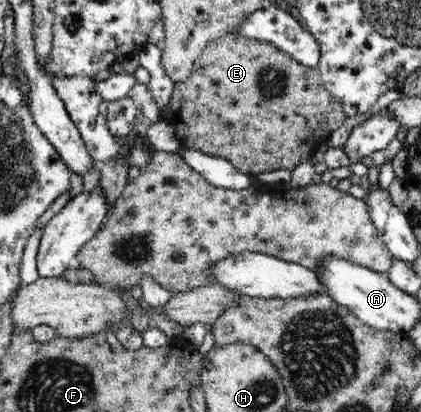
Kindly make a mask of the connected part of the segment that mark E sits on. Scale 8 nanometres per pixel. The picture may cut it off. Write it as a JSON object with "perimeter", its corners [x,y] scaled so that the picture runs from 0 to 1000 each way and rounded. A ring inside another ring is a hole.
{"perimeter":[[[546,75],[534,87],[504,100],[482,121],[475,138],[466,143],[451,182],[437,197],[416,199],[401,257],[404,269],[399,269],[390,294],[411,308],[418,333],[432,347],[435,357],[477,367],[489,376],[539,386],[570,415],[591,422],[601,432],[608,432],[618,420],[637,420],[637,415],[656,415],[658,410],[684,410],[684,415],[694,415],[703,400],[727,393],[739,374],[755,367],[758,359],[767,359],[789,318],[803,313],[824,286],[810,252],[789,235],[789,228],[767,206],[755,163],[734,165],[717,158],[708,148],[691,143],[677,126],[653,117],[651,109],[627,107],[622,100],[587,97],[584,90],[561,83],[558,75]]]}

